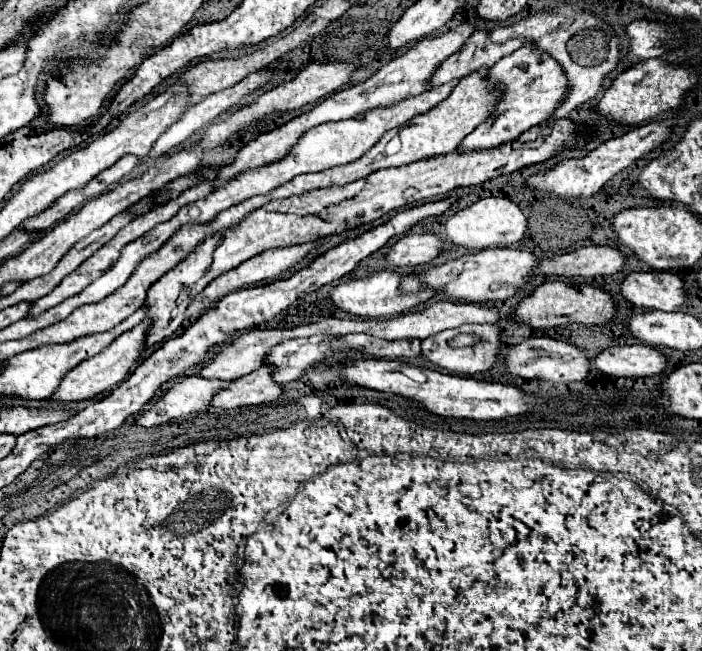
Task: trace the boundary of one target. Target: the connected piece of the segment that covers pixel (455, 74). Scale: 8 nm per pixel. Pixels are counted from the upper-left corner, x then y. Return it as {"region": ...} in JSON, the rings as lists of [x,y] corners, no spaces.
{"region":[[[476,30],[462,46],[462,50],[458,50],[456,54],[452,54],[450,58],[446,58],[438,70],[432,74],[428,88],[438,88],[454,78],[464,78],[470,76],[472,72],[478,72],[480,68],[490,68],[494,66],[500,58],[510,56],[514,50],[518,50],[524,42],[514,38],[508,40],[504,44],[492,44],[488,40],[488,32],[486,30]]]}

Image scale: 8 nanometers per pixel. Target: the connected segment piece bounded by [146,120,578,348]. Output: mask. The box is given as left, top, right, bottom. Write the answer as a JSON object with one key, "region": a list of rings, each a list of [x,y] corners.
{"region":[[[558,120],[550,126],[534,126],[526,130],[518,140],[506,142],[494,150],[482,150],[482,152],[450,152],[444,156],[432,156],[408,166],[400,168],[386,168],[370,174],[368,178],[356,180],[342,188],[326,188],[326,190],[314,190],[310,194],[286,198],[286,200],[274,200],[266,206],[254,210],[248,218],[244,218],[234,230],[228,230],[226,234],[218,234],[214,238],[204,240],[186,260],[182,260],[174,270],[164,274],[150,290],[146,298],[146,306],[150,308],[150,334],[146,336],[146,346],[168,340],[184,322],[184,312],[190,306],[190,302],[220,274],[236,268],[244,260],[276,246],[290,246],[314,240],[316,236],[324,234],[340,234],[342,230],[356,228],[364,222],[374,222],[382,218],[384,214],[392,210],[406,208],[414,202],[424,202],[426,198],[444,196],[450,190],[464,188],[464,186],[476,186],[484,184],[492,178],[512,174],[524,166],[544,162],[546,158],[554,156],[556,152],[562,152],[564,148],[572,148],[572,144],[578,140],[574,138],[574,132],[578,132],[576,124],[570,120]]]}

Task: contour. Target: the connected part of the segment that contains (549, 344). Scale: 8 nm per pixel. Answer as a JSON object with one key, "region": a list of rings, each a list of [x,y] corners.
{"region":[[[532,336],[512,346],[504,358],[504,368],[508,374],[520,376],[524,380],[546,380],[554,384],[570,384],[576,380],[584,380],[592,370],[588,358],[580,348],[548,336]]]}

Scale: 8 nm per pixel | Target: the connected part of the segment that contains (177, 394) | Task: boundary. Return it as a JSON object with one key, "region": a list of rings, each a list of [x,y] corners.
{"region":[[[184,376],[180,382],[176,382],[150,410],[146,410],[136,422],[150,428],[158,424],[166,424],[174,418],[186,416],[190,412],[196,412],[210,404],[210,398],[222,386],[230,386],[228,382],[222,382],[218,378],[198,378],[198,376]]]}

